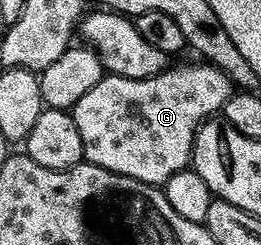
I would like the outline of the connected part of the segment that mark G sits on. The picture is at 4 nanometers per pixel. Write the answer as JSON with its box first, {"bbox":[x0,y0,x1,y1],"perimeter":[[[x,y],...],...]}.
{"bbox":[72,61,232,185],"perimeter":[[[205,61],[194,62],[198,63],[167,66],[159,75],[147,79],[103,74],[101,81],[92,85],[92,89],[88,89],[72,109],[76,129],[80,129],[85,162],[155,185],[164,185],[177,171],[187,170],[194,149],[194,134],[199,125],[217,116],[232,94],[230,79],[220,68]]]}

